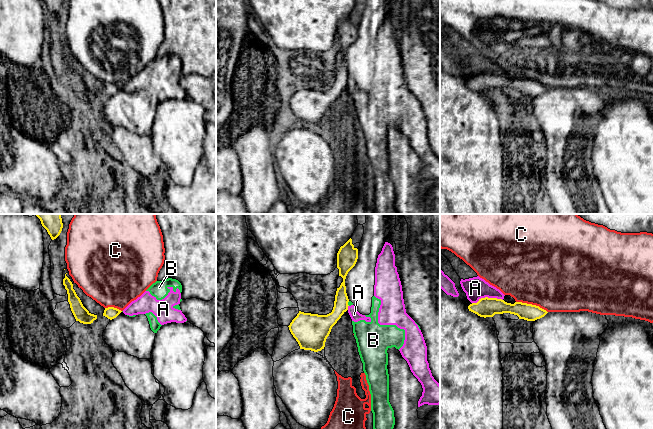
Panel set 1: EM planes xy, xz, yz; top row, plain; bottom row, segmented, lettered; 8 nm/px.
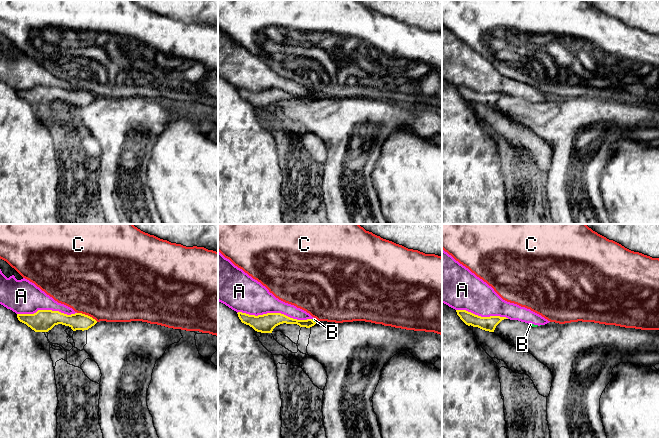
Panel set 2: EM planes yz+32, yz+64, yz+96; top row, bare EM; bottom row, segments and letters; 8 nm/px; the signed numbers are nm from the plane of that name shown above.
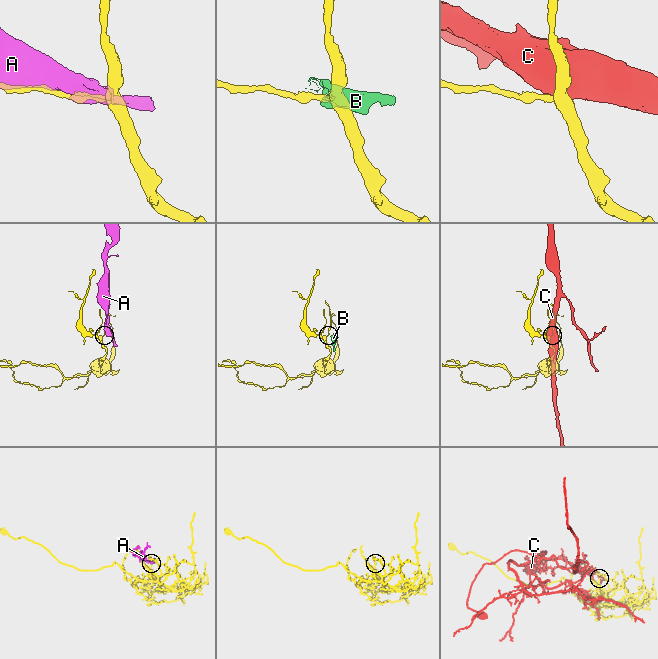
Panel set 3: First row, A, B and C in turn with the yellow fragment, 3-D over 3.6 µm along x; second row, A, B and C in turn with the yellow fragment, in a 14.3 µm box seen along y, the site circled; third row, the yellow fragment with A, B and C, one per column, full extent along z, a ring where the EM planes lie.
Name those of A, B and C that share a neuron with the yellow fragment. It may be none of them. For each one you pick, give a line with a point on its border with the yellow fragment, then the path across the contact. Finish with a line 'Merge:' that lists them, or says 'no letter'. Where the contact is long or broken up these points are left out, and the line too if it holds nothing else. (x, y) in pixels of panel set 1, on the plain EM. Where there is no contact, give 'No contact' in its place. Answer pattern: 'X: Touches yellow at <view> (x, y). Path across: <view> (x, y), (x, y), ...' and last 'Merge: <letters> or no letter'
Merge: no letter

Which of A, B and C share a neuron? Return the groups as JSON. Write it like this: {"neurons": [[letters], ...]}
{"neurons": [["A", "B"], ["C"]]}

